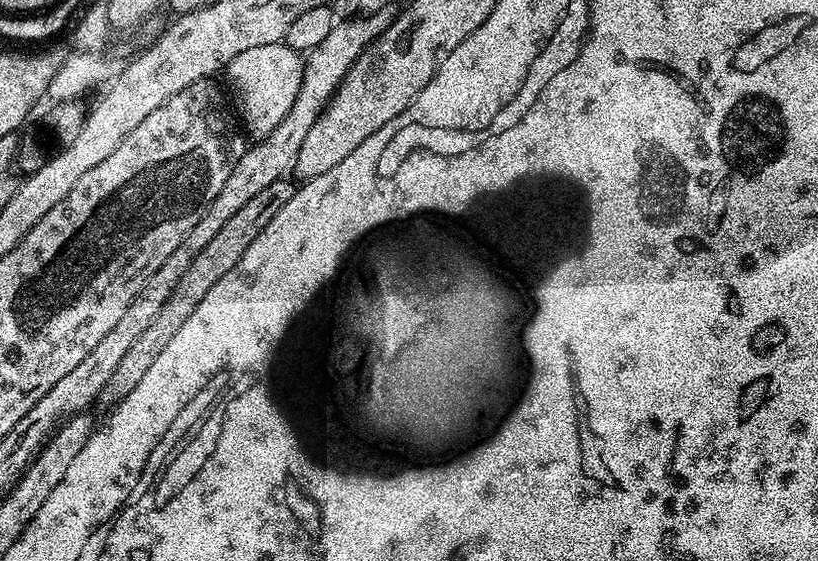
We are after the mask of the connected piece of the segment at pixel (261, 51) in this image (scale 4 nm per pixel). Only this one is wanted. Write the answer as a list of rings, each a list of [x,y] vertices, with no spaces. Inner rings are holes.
[[[283,42],[254,46],[231,60],[226,69],[228,88],[235,113],[249,137],[264,139],[289,113],[301,85],[302,68],[301,55]]]

